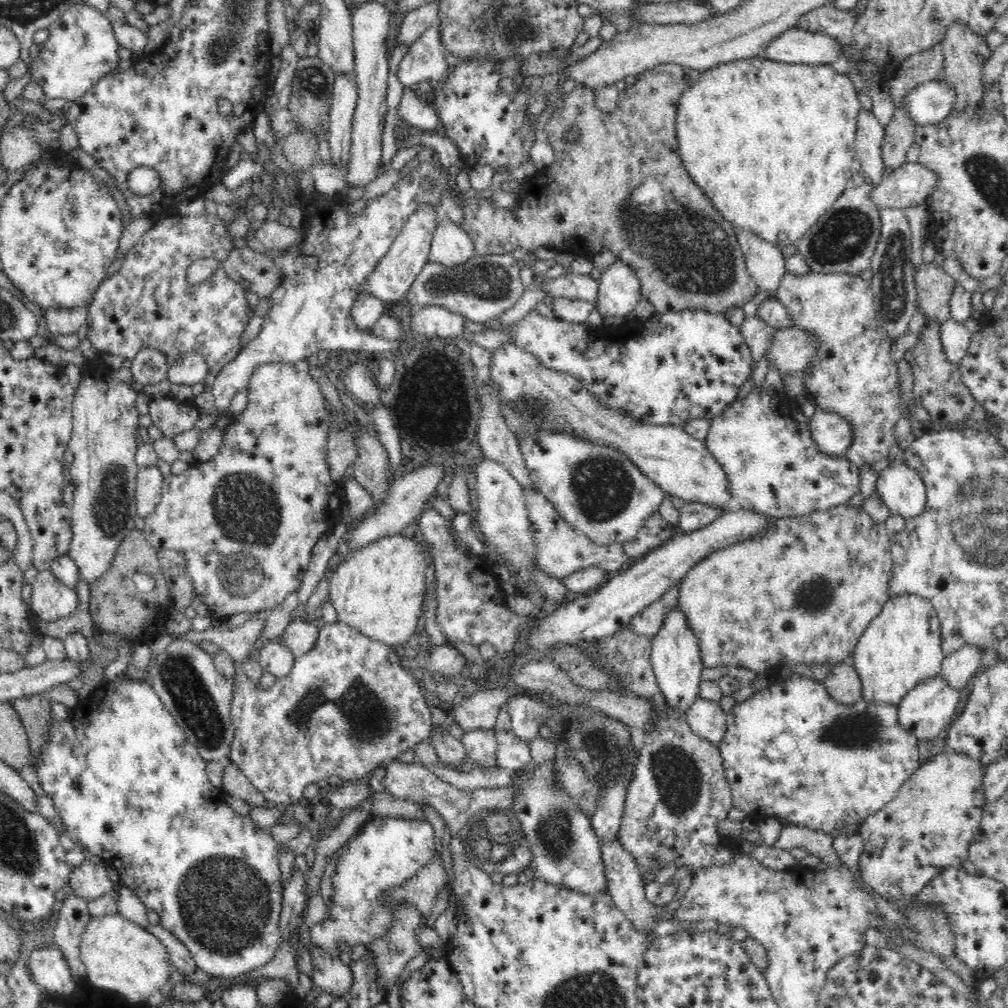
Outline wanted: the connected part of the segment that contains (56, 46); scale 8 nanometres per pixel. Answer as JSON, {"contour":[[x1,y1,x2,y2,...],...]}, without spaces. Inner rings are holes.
{"contour":[[85,3,76,4,48,30,49,38,30,66,32,81,42,86,48,98,64,98,71,103,84,96,104,76,116,71,120,60,119,45,111,20,94,7]]}

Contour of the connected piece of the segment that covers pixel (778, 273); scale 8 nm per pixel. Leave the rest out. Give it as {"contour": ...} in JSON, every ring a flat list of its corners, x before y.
{"contour":[[741,228,736,232,747,271,758,286,758,292,767,291,768,294,777,294,783,276,787,273,781,249,762,240,753,232]]}

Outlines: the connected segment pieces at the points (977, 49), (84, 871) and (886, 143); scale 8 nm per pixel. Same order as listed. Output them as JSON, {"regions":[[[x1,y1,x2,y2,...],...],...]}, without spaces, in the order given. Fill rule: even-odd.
{"regions":[[[954,23,947,29,945,40,941,42,945,56,944,81,950,85,955,99,951,114,962,112,972,104,979,104,984,94,982,83,982,66,993,54,989,48,986,38,970,31,968,24]],[[87,860,74,867,69,876,69,888,84,900,100,898,112,890,113,882,108,879,107,866,100,861,94,864]],[[898,106,894,118,884,127,882,140,882,160,885,168,898,168,906,162,906,156,912,144,915,143,915,128,917,124]]]}

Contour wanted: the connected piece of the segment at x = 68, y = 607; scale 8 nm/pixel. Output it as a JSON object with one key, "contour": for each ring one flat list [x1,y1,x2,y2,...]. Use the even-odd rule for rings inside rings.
{"contour":[[40,571,31,583,31,612,44,622,68,618,78,608,76,588,62,584,52,571]]}

